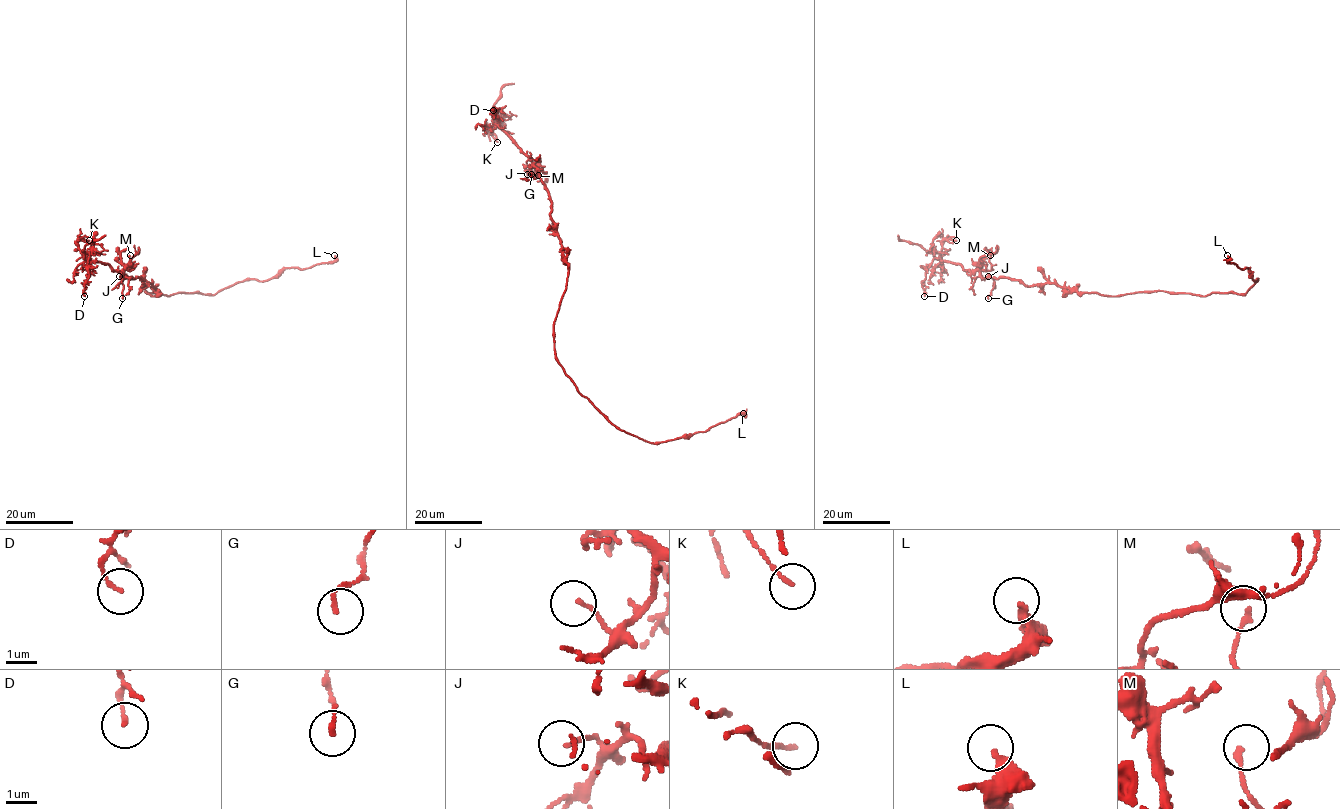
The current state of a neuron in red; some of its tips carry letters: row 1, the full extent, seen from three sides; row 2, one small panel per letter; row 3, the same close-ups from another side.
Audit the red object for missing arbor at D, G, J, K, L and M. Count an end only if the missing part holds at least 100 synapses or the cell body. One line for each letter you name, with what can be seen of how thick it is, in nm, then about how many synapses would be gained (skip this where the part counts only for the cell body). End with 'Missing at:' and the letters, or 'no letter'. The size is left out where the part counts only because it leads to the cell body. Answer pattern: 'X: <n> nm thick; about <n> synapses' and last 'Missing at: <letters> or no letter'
Missing at: no letter

